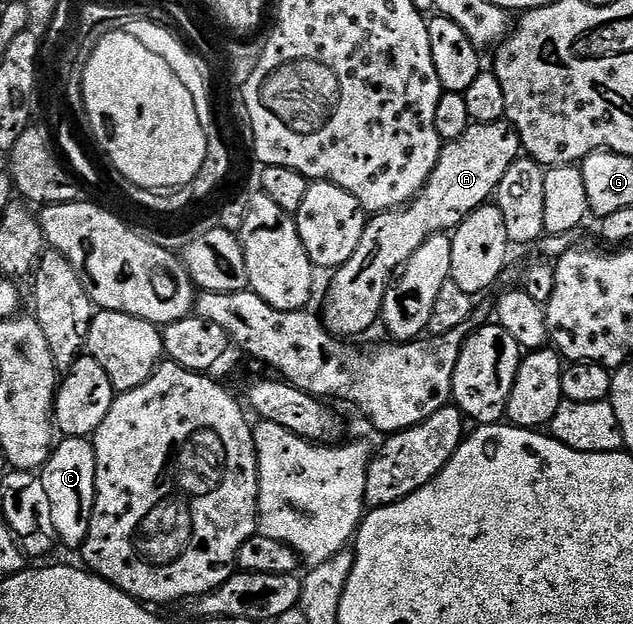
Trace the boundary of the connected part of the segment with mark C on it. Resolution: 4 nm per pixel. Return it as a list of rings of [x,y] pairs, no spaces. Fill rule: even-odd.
[[[60,438],[41,468],[41,480],[49,495],[50,526],[54,538],[67,547],[82,548],[89,533],[95,500],[95,445],[90,438]],[[60,442],[60,443],[59,443]]]

